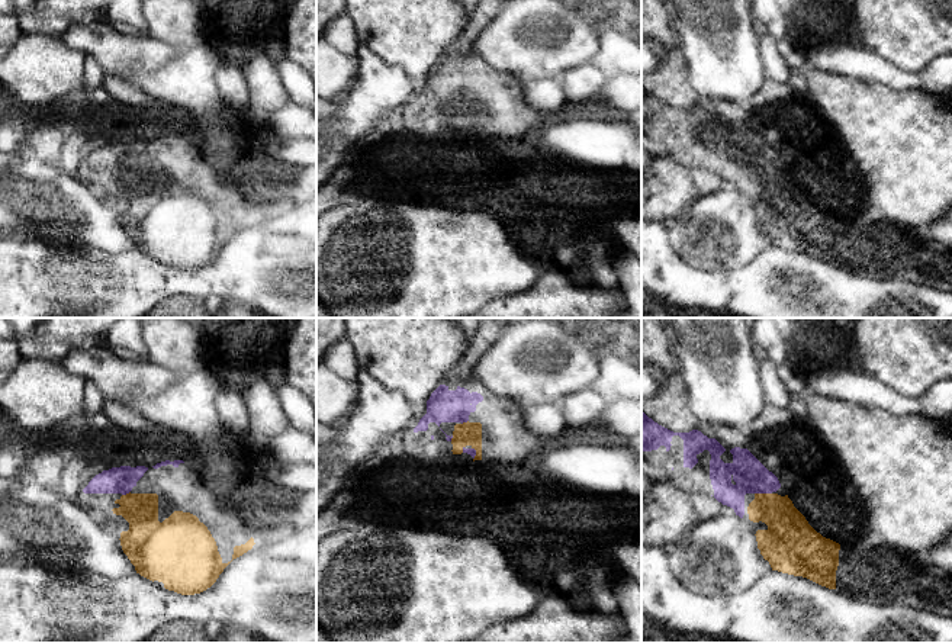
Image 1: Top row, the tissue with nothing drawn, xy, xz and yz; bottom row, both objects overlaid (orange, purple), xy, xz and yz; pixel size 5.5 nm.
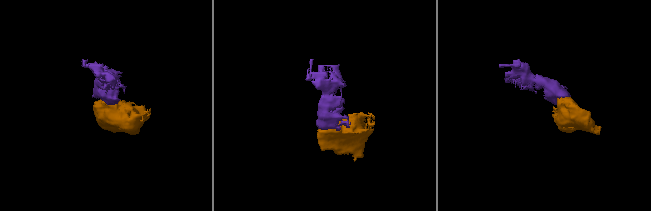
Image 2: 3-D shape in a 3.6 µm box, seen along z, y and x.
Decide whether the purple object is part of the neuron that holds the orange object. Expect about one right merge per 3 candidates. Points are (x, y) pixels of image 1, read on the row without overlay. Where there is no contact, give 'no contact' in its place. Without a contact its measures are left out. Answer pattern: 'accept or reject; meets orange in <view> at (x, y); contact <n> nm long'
accept; meets orange in yz at (764, 169); contact 100 nm long

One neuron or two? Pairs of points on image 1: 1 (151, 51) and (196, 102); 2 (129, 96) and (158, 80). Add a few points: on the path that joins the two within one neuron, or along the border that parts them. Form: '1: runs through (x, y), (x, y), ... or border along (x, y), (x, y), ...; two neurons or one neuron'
1: border along (179, 51), (156, 68), (135, 64), (131, 67); two neurons
2: border along (119, 76), (141, 89), (154, 102); two neurons

